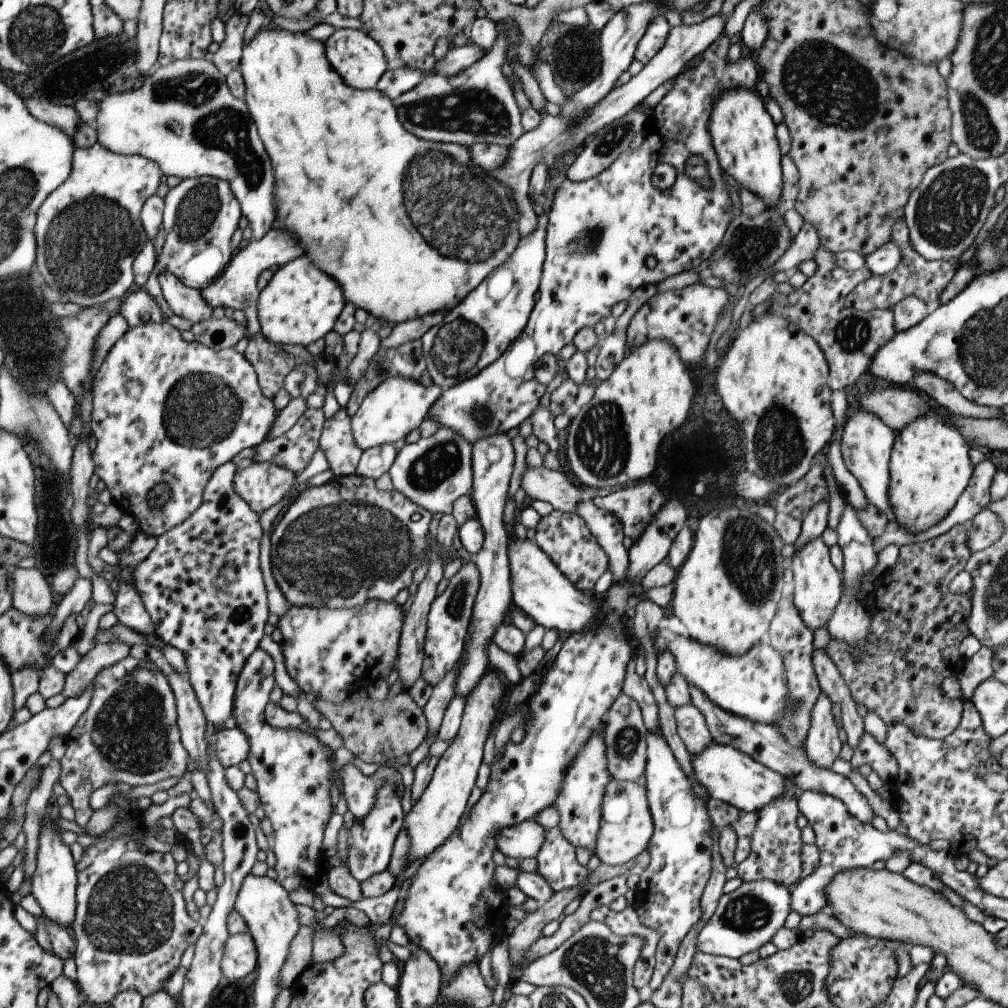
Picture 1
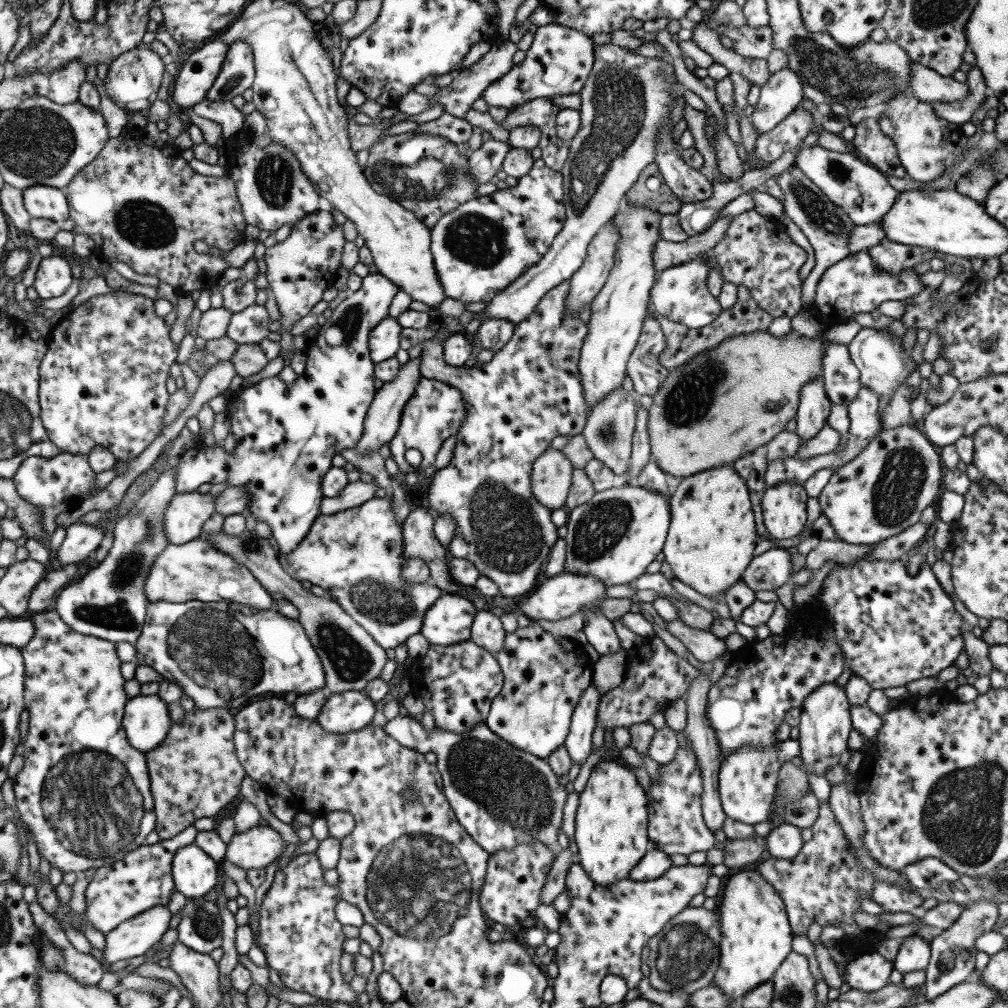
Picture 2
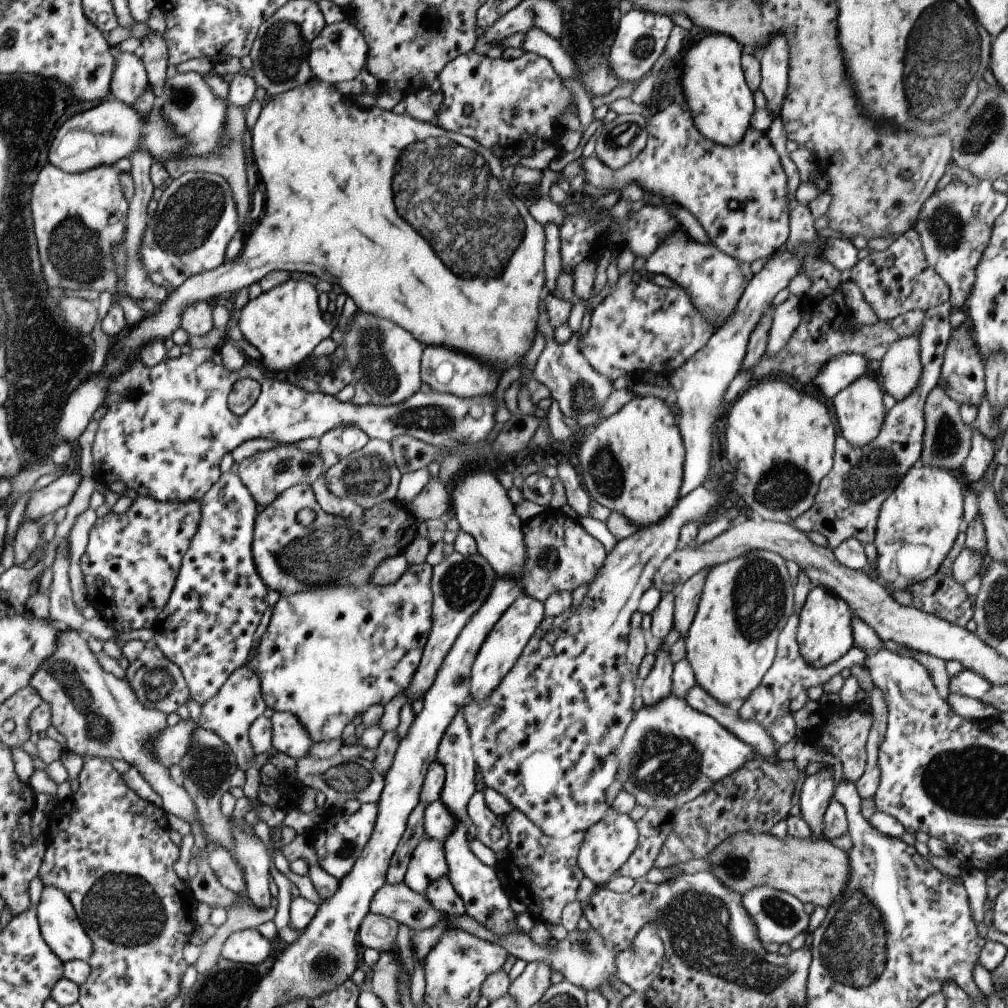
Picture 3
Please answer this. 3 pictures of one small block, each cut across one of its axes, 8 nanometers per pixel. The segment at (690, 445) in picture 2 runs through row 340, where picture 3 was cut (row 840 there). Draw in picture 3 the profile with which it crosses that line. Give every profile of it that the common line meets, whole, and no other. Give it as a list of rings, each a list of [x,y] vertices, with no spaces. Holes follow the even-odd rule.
[[[759,831],[735,832],[713,847],[704,859],[711,864],[708,871],[739,896],[753,887],[765,885],[790,894],[802,903],[810,902],[823,908],[842,892],[850,870],[847,853],[827,839],[785,836],[779,840],[769,832]]]

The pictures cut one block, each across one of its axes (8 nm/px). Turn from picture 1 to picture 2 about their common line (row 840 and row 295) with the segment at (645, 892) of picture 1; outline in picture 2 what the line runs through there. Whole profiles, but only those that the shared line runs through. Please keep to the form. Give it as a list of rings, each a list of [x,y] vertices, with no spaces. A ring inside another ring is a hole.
[[[700,258],[687,260],[677,266],[667,267],[658,272],[653,286],[650,288],[649,304],[654,311],[670,321],[679,323],[684,329],[703,328],[713,322],[713,319],[722,311],[716,297],[711,296],[706,287],[706,278],[709,267],[705,260]]]

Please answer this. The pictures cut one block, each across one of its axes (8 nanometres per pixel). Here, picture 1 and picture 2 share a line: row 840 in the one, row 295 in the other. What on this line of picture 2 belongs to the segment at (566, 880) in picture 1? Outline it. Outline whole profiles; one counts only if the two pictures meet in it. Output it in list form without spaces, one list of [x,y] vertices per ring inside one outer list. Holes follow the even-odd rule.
[[[563,281],[555,286],[554,289],[548,290],[539,299],[533,312],[523,322],[518,322],[514,325],[510,339],[498,351],[494,351],[489,362],[484,362],[480,365],[474,364],[471,367],[453,366],[444,362],[442,357],[442,343],[440,343],[440,340],[434,339],[433,337],[420,339],[421,350],[419,352],[420,363],[418,366],[420,376],[440,380],[459,389],[460,395],[464,400],[464,407],[466,408],[464,421],[458,426],[458,431],[456,432],[453,456],[447,466],[436,470],[433,479],[431,479],[431,486],[425,492],[425,503],[427,503],[426,506],[428,508],[431,508],[431,512],[435,516],[447,514],[455,521],[455,532],[453,532],[453,538],[451,538],[447,546],[449,557],[462,558],[471,562],[477,569],[479,575],[483,575],[491,582],[495,582],[495,586],[499,590],[498,595],[501,597],[520,598],[521,594],[527,594],[527,592],[535,590],[541,564],[547,560],[553,543],[558,539],[557,528],[551,524],[549,510],[539,504],[539,502],[535,502],[535,498],[531,494],[529,477],[531,477],[532,463],[549,447],[549,442],[551,442],[552,438],[561,435],[566,435],[570,438],[573,435],[579,434],[586,421],[586,404],[584,403],[577,370],[578,352],[580,351],[580,346],[586,333],[586,324],[579,319],[578,315],[566,315],[566,304],[564,302],[566,302],[568,288],[568,282]]]

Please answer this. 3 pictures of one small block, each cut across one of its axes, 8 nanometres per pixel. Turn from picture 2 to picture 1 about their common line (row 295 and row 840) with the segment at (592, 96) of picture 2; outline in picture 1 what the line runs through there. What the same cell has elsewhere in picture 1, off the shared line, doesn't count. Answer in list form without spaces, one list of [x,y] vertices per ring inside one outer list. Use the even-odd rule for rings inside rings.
[[[531,819],[517,822],[499,830],[499,834],[494,834],[494,848],[518,862],[523,858],[533,858],[543,844],[543,830]]]

